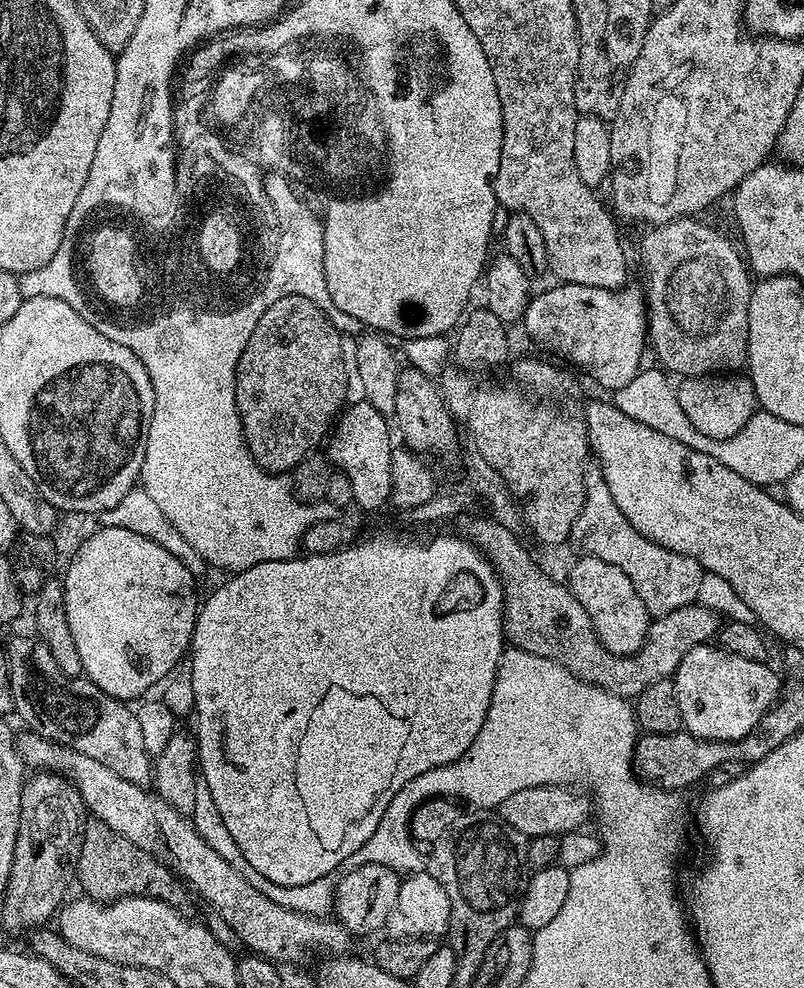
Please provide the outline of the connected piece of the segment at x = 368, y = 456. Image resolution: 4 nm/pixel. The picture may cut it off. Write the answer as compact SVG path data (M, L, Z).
M357 400L357 404L349 403L341 411L331 429L326 452L333 465L350 478L350 486L354 486L355 503L361 504L364 508L380 508L383 504L389 503L392 494L390 458L394 441L392 432L388 429L390 420L378 410L374 410L374 406L370 406L368 400Z

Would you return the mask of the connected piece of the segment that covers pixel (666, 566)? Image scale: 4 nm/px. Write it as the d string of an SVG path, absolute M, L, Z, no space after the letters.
M603 486L589 487L586 492L584 508L572 527L571 543L576 543L583 555L602 558L602 562L610 562L610 566L618 566L626 578L638 590L638 598L647 606L653 617L665 616L674 610L682 610L682 606L696 603L698 582L702 582L704 569L694 558L686 558L674 550L666 550L654 541L647 540L618 510L616 503L610 498L610 490Z

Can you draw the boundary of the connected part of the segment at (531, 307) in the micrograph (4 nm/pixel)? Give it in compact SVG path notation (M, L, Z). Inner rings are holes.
M563 282L555 285L557 288L548 288L545 292L540 292L529 299L526 310L524 311L524 319L522 321L522 328L528 336L536 341L537 349L543 350L545 348L548 352L553 352L556 356L561 356L564 360L569 360L572 364L577 364L590 379L596 384L601 384L604 388L609 390L617 390L626 386L632 378L641 372L644 363L644 348L646 352L646 341L648 340L648 309L646 307L646 296L639 287L625 286L622 288L595 288L594 286L586 286L585 288L577 288L574 284L565 284Z

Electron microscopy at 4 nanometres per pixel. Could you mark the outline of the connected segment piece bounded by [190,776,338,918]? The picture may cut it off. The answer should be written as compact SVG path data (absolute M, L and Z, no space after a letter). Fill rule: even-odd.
M197 777L194 786L194 806L190 813L190 819L195 826L196 832L206 842L212 850L217 851L219 855L226 862L230 862L234 870L238 871L238 874L242 875L242 878L246 879L246 882L254 888L254 890L261 891L266 898L270 901L284 906L286 909L294 910L298 913L304 913L307 916L319 916L321 918L327 917L333 906L335 905L335 893L337 875L332 873L330 875L324 875L322 878L318 878L315 882L310 882L301 886L280 886L278 883L271 882L268 878L263 877L258 870L255 870L254 866L250 866L250 862L247 861L246 856L238 848L238 844L234 838L230 835L230 830L226 827L226 822L222 819L222 814L218 811L218 806L214 803L214 798L211 797L210 788L203 777Z

